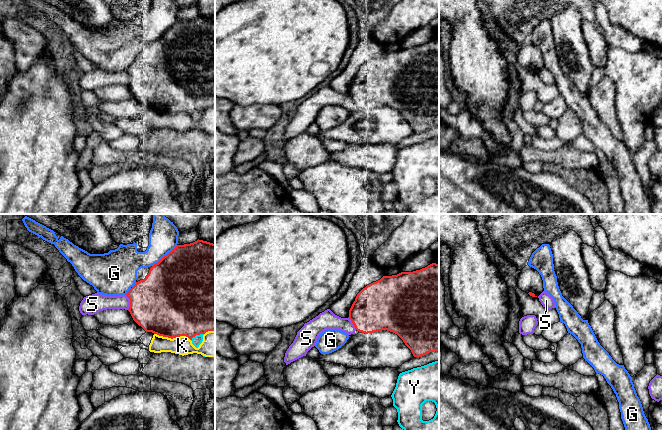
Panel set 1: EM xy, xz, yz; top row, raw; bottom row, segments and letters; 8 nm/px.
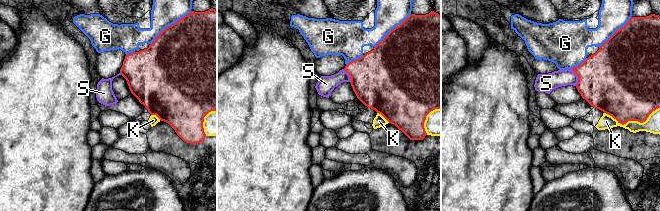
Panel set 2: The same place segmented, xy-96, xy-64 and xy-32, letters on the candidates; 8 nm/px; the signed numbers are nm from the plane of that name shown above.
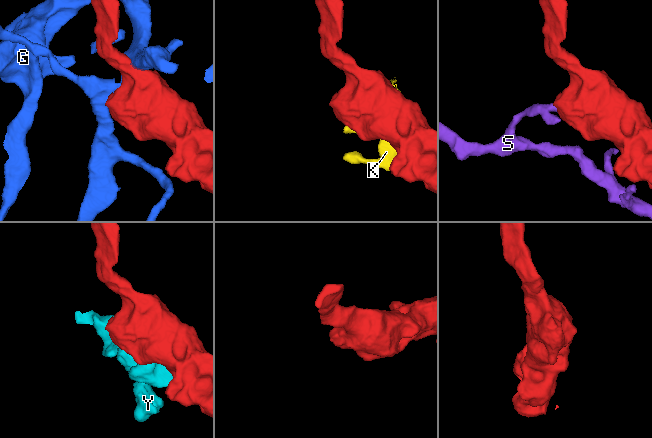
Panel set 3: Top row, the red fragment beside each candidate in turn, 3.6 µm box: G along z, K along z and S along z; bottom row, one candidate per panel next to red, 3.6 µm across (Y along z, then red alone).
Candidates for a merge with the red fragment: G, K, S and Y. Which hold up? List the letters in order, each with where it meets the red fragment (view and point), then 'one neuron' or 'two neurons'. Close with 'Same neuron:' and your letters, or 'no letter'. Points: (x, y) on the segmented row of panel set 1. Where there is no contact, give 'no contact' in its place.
G: xy (164, 256) | two neurons
K: xy (172, 338) | two neurons
S: xy (130, 302) | two neurons
Y: xy (196, 334) | two neurons
Same neuron: no letter

